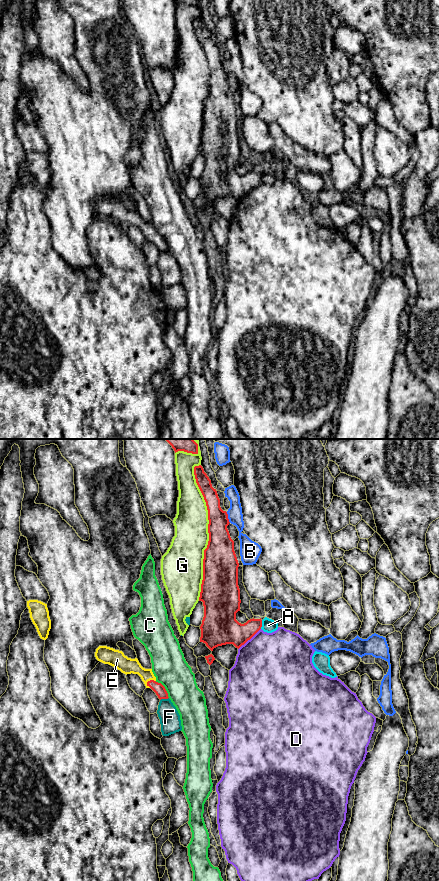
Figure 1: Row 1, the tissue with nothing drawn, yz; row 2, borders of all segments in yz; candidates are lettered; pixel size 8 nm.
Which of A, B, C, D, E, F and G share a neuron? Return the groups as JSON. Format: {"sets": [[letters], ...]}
{"sets": [["A"], ["B"], ["C"], ["D"], ["E"], ["F"], ["G"]]}

